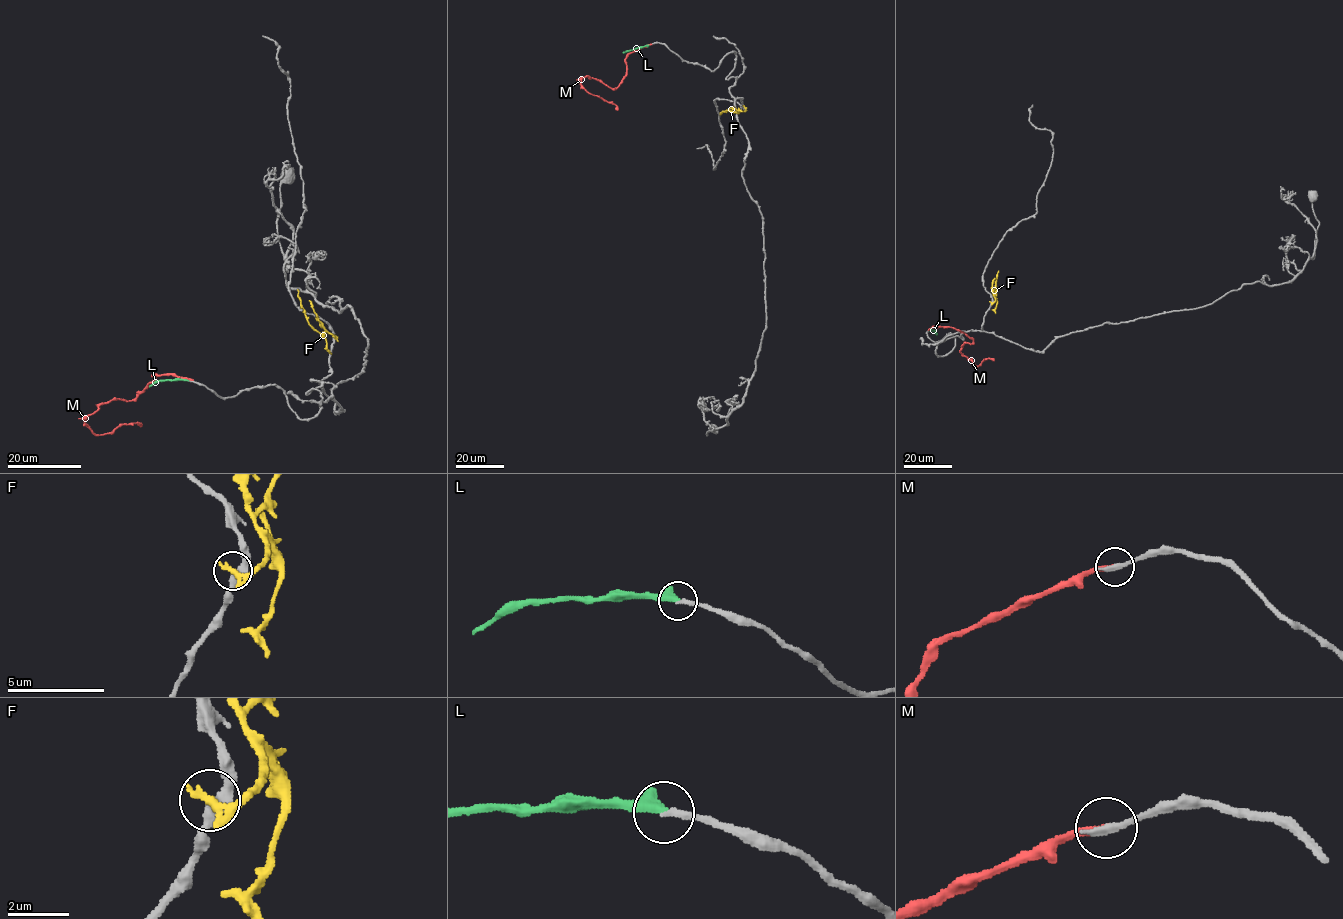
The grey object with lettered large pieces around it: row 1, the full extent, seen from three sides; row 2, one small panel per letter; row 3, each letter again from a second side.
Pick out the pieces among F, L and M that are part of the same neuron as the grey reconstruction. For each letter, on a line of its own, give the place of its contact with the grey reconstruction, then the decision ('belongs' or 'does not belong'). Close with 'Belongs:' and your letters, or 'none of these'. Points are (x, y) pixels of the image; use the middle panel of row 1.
F: meets grey at (744, 107); does not belong
L: meets grey at (648, 45); belongs
M: meets grey at (650, 44); does not belong
Belongs: L

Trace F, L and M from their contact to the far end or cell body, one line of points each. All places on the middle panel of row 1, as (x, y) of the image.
F: (744, 107), (744, 111), (727, 110), (720, 114)
L: (648, 45), (623, 53)
M: (650, 44), (628, 54), (626, 75), (615, 89), (586, 75), (581, 79), (588, 92), (618, 110)

